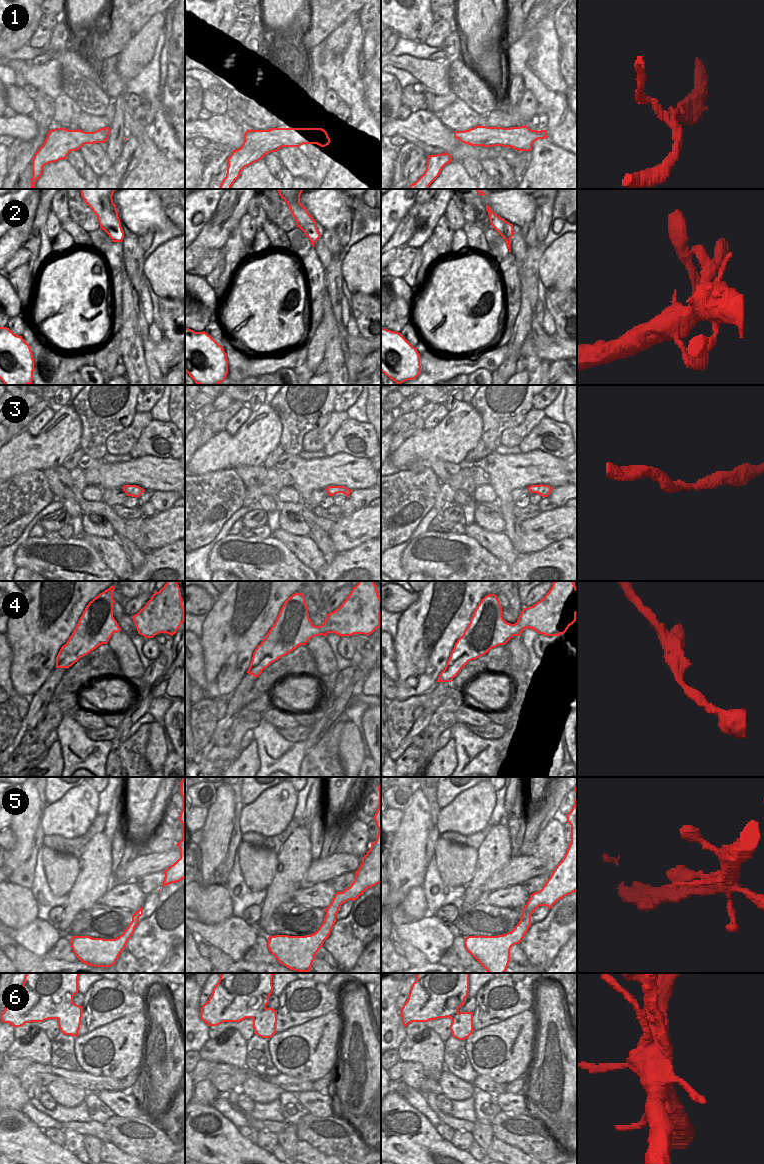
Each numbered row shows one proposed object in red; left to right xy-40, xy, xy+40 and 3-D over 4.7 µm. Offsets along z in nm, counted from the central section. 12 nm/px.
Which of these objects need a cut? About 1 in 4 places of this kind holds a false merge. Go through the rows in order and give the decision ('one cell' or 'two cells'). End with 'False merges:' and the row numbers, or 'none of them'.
1: one cell
2: two cells
3: one cell
4: one cell
5: one cell
6: two cells
False merges: 2, 6

